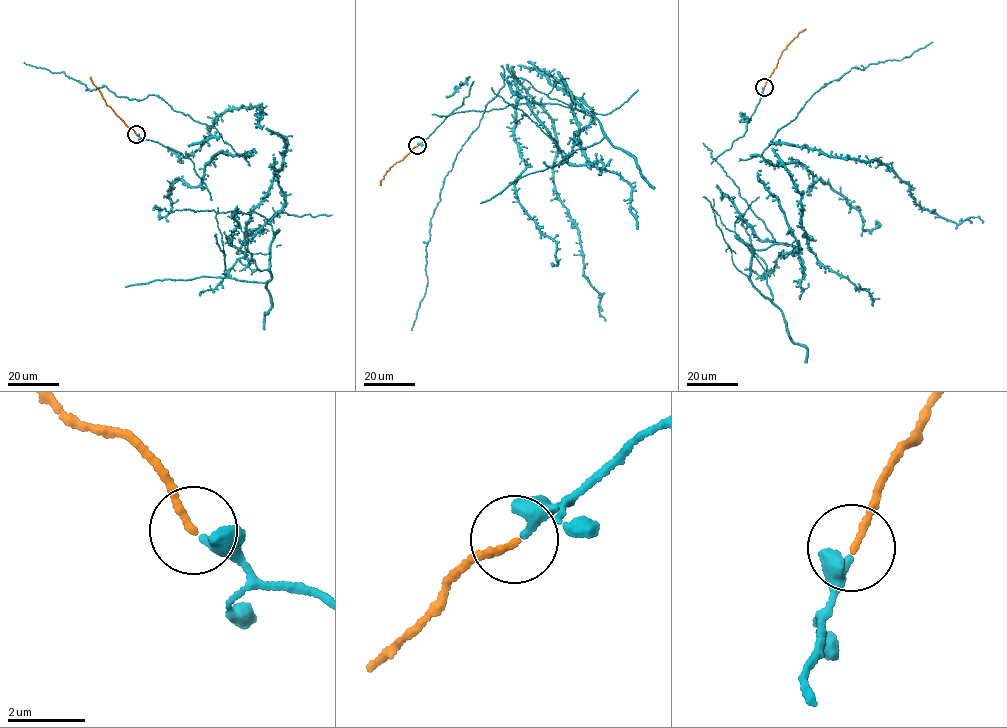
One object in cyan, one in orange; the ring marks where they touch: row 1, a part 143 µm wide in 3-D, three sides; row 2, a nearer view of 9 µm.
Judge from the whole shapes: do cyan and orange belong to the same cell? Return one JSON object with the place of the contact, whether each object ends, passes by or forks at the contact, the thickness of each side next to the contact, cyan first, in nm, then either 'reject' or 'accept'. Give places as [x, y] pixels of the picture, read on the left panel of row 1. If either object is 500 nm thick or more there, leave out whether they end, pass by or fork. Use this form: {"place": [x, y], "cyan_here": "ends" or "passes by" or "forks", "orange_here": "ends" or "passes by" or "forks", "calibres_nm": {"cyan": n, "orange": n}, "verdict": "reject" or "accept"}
{"place": [136, 134], "cyan_here": "passes by", "orange_here": "ends", "calibres_nm": {"cyan": 240, "orange": 170}, "verdict": "accept"}

